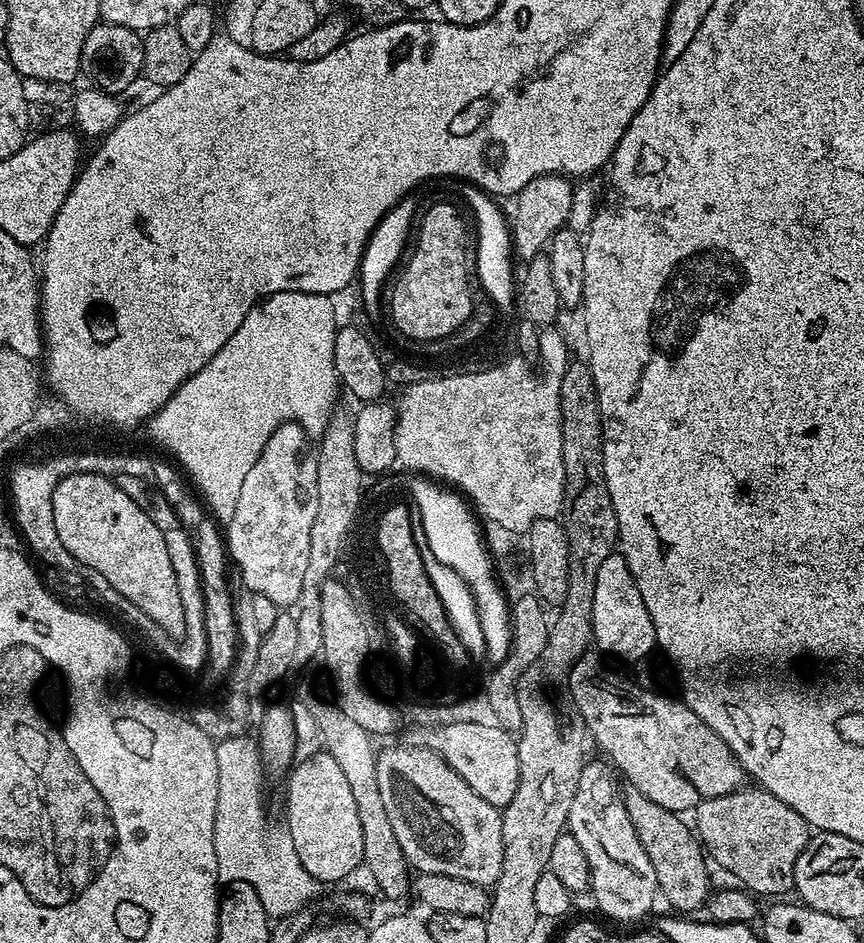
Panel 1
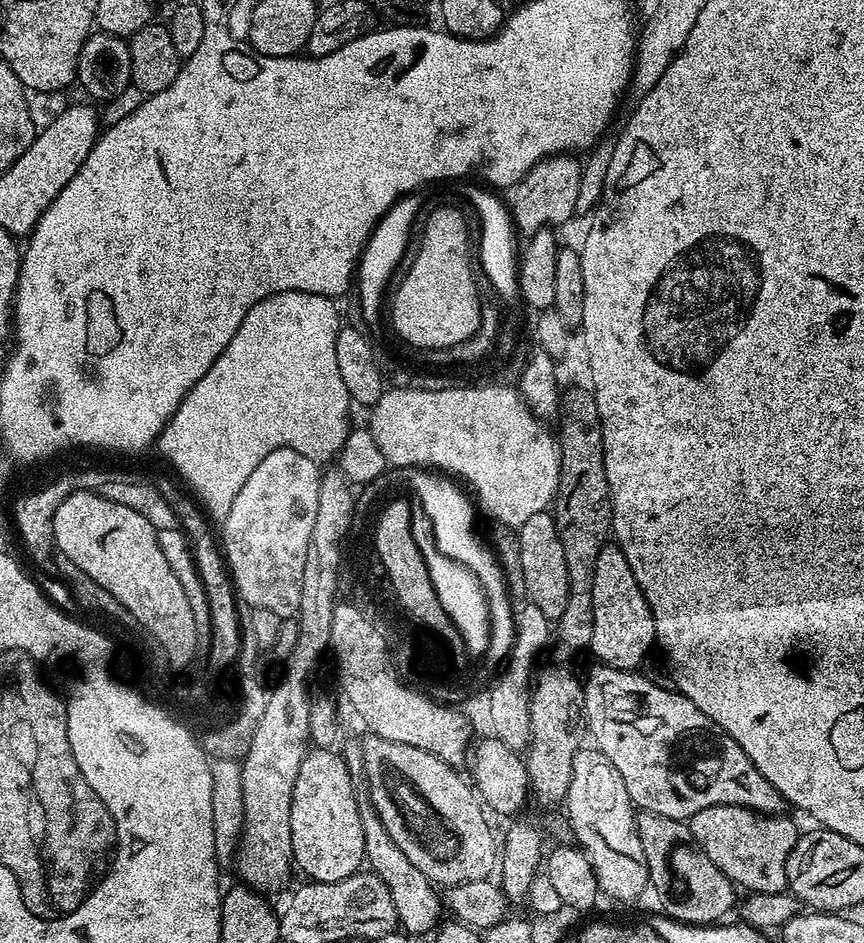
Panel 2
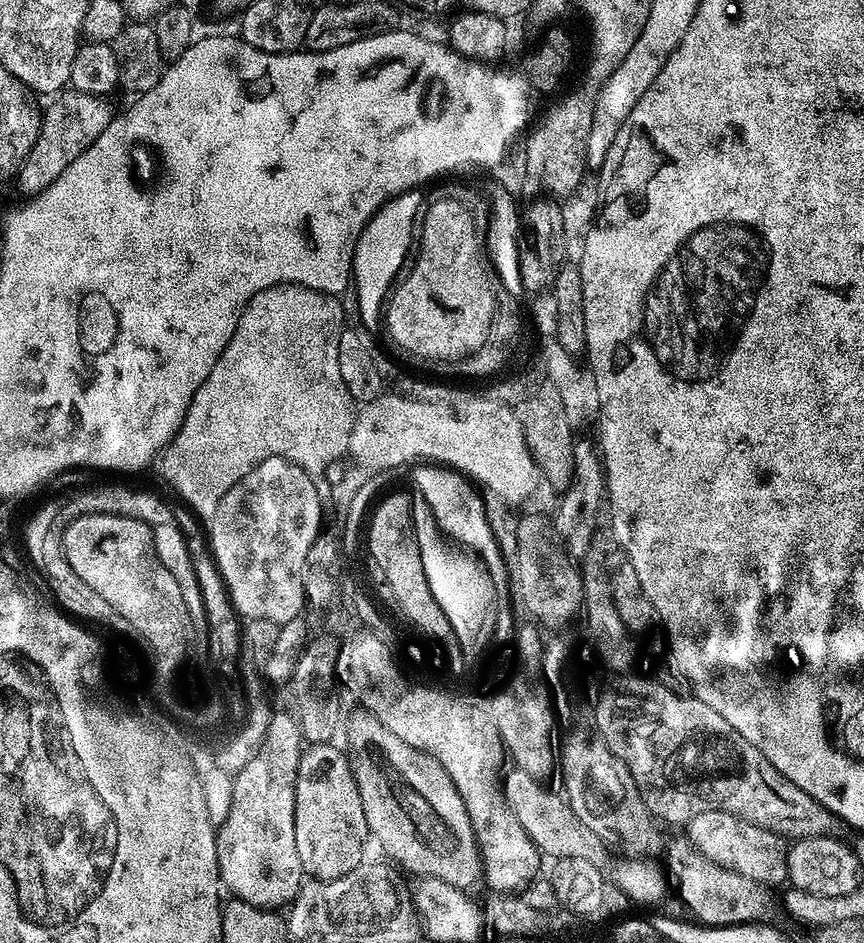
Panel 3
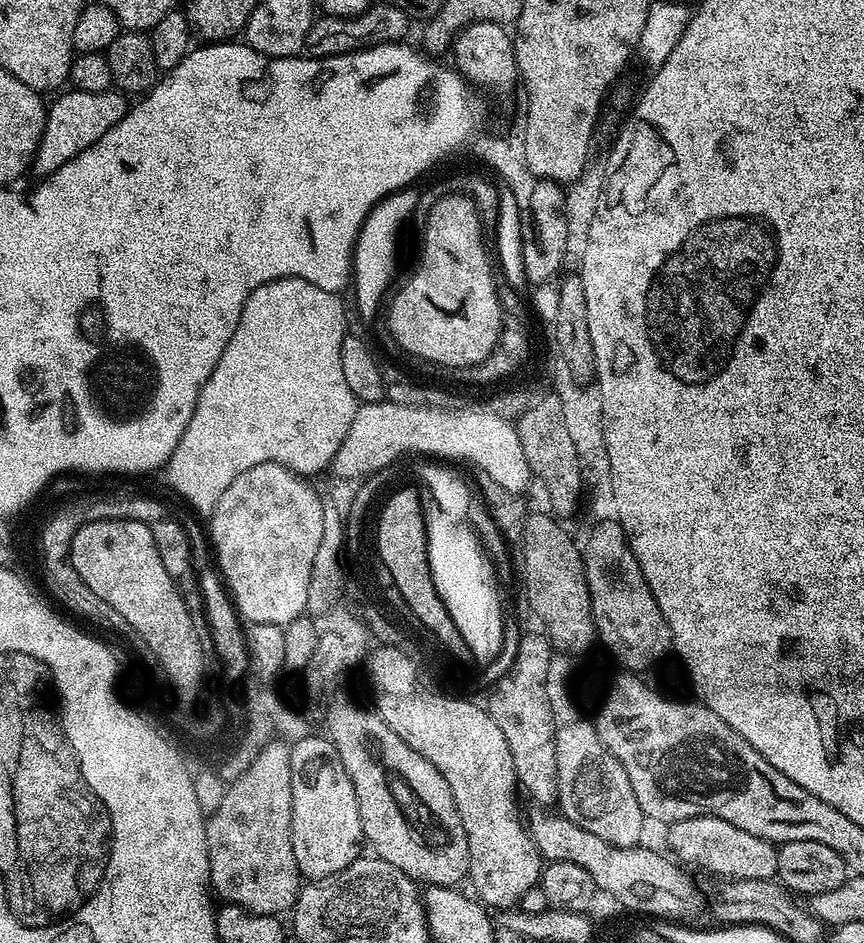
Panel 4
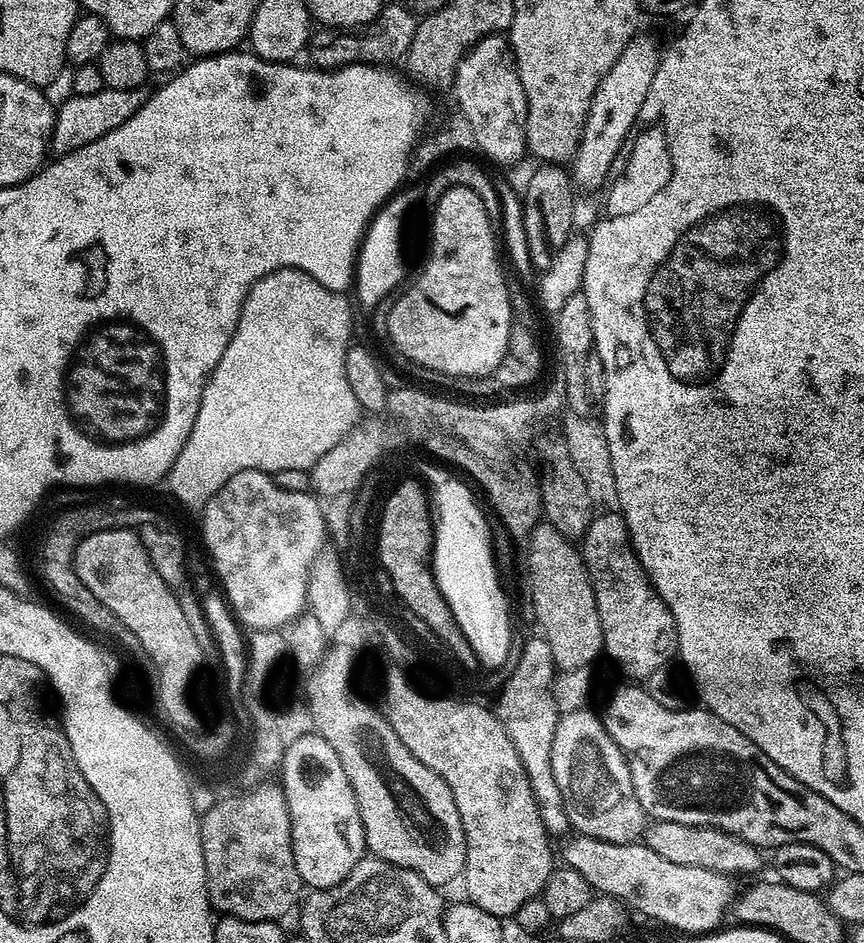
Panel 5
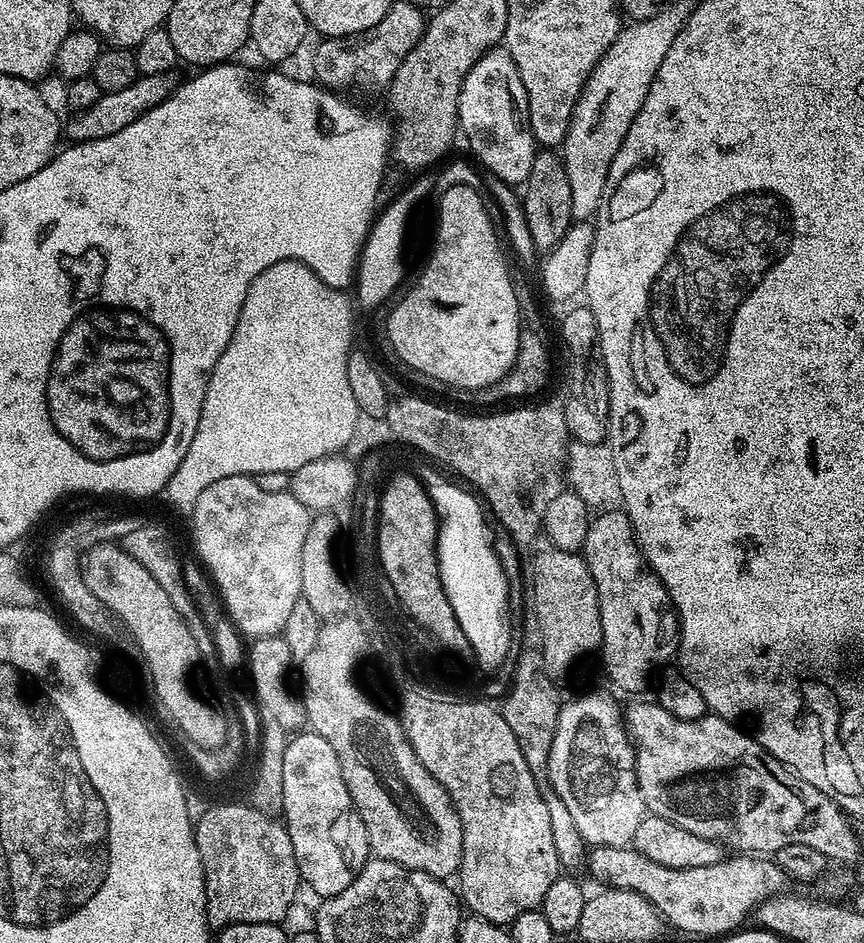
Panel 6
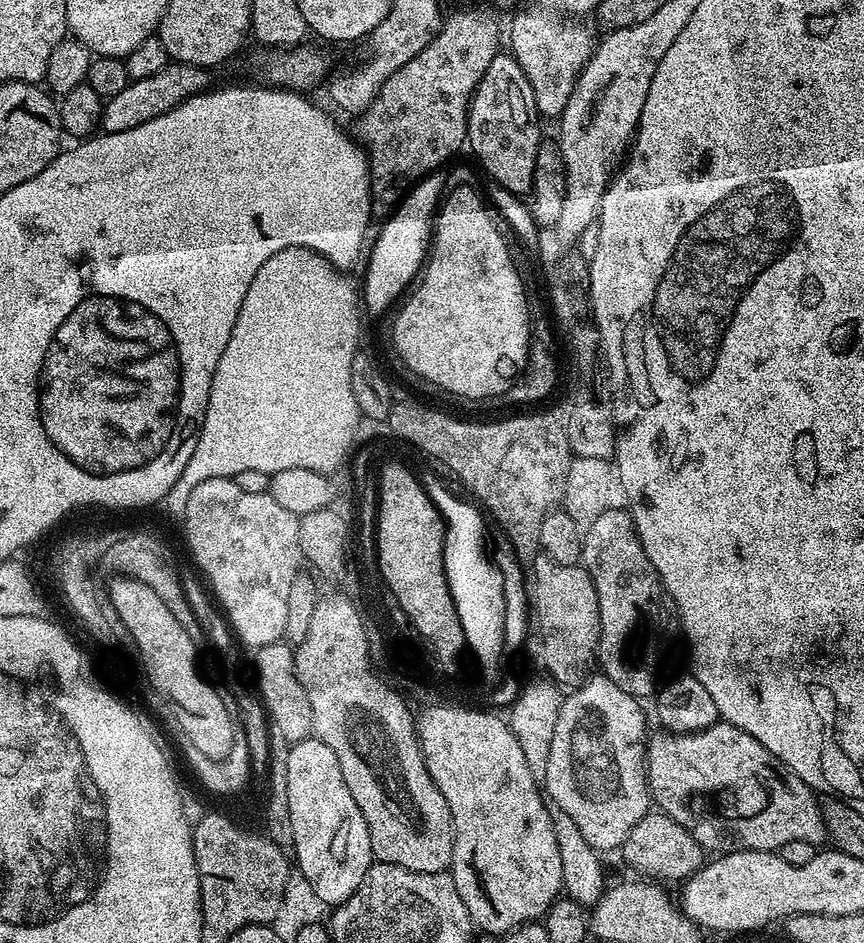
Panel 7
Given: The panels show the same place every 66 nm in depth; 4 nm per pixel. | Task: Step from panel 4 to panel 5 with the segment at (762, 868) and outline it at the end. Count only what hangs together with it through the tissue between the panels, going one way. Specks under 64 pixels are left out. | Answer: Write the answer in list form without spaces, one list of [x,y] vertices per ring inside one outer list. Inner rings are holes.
[[[657,820],[647,825],[642,840],[650,850],[654,850],[654,854],[658,854],[658,858],[666,858],[666,862],[678,862],[678,866],[702,866],[702,870],[714,870],[733,878],[741,878],[747,872],[756,872],[760,868],[761,849],[717,828]]]

